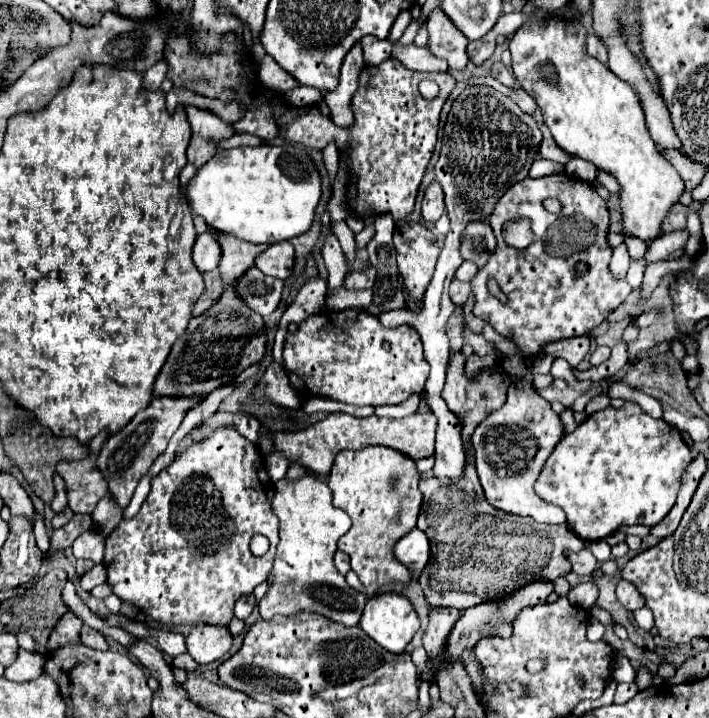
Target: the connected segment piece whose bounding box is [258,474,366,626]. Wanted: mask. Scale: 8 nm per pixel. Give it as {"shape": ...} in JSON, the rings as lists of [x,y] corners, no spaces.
{"shape":[[[312,474],[298,480],[282,478],[274,488],[272,508],[280,520],[280,544],[274,568],[268,576],[270,588],[258,602],[260,616],[270,620],[274,616],[310,610],[344,626],[356,626],[366,596],[352,590],[332,562],[338,538],[350,530],[350,516],[344,510],[334,508],[332,490]]]}

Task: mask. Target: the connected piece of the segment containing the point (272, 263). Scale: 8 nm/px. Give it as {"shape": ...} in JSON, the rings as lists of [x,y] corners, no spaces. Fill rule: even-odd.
{"shape":[[[290,242],[272,244],[256,258],[258,270],[262,270],[268,276],[276,276],[280,280],[286,280],[290,276],[292,264],[294,264],[294,248]]]}

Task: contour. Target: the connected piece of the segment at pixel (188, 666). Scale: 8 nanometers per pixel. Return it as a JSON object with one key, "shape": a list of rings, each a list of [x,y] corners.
{"shape":[[[180,654],[180,656],[176,656],[176,658],[172,660],[172,666],[174,666],[174,668],[188,670],[188,672],[194,672],[194,670],[196,670],[196,664],[194,664],[192,656],[188,656],[188,654]]]}

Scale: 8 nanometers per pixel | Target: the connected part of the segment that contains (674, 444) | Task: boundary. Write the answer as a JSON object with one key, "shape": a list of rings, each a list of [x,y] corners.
{"shape":[[[624,402],[622,408],[606,406],[590,414],[574,432],[566,434],[546,460],[534,488],[542,500],[566,512],[572,532],[594,542],[620,526],[656,526],[672,510],[682,474],[692,460],[678,428],[654,420],[634,402]]]}

